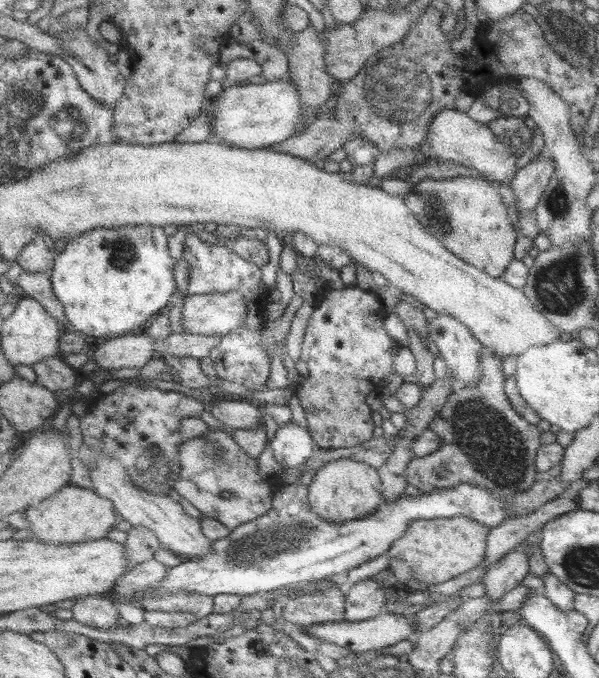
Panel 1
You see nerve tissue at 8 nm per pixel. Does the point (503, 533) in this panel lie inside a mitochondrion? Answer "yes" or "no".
no

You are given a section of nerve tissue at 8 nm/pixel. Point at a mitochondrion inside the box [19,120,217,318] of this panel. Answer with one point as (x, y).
(123, 252)

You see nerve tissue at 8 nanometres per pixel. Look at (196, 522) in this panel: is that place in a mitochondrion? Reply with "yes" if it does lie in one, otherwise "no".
no

